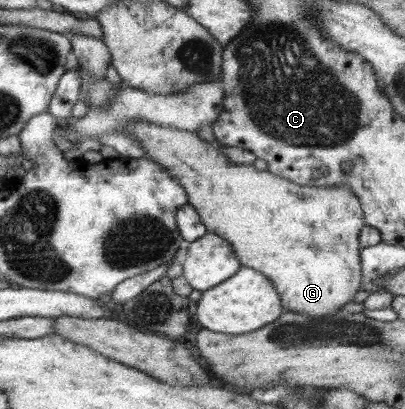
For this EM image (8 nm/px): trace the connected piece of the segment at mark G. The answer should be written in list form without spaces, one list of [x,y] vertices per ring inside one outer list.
[[[146,122],[126,124],[121,131],[135,136],[145,148],[145,157],[173,174],[188,193],[188,203],[197,210],[209,232],[222,236],[235,249],[245,267],[269,275],[281,287],[284,310],[322,318],[337,312],[353,299],[361,285],[360,233],[366,225],[361,200],[349,187],[308,187],[290,183],[269,170],[237,165],[227,159],[216,142],[201,139],[195,131],[162,127]]]

